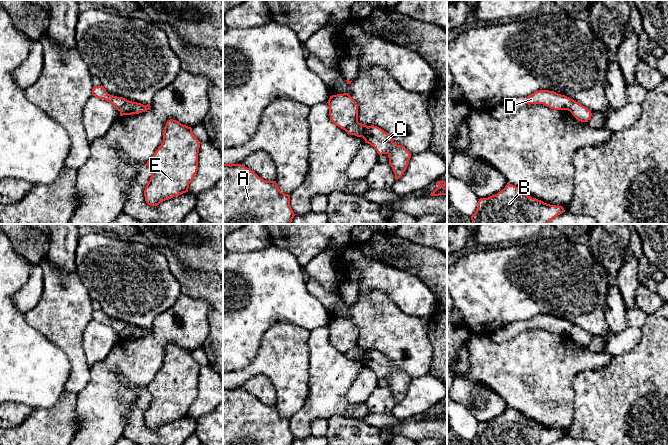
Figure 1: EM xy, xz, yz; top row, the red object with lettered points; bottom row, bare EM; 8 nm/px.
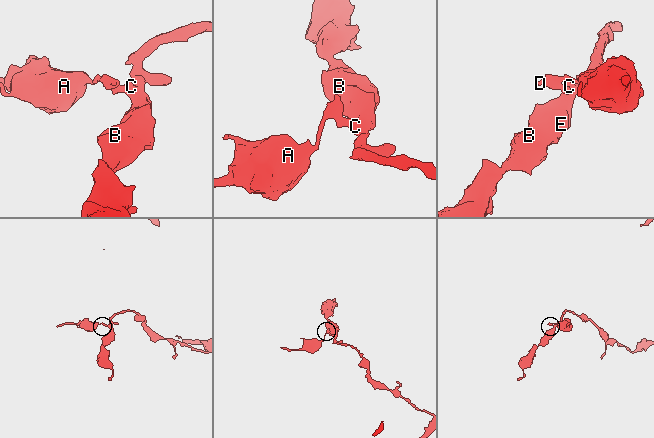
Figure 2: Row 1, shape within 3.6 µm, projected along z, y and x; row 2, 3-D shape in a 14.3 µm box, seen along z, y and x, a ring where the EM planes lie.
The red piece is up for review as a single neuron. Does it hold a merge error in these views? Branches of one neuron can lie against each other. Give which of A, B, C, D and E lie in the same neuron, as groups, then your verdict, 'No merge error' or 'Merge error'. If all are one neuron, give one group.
Groups: A D / B C E. Merge error

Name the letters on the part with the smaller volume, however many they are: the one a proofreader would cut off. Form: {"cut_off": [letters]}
{"cut_off": ["A", "D"]}

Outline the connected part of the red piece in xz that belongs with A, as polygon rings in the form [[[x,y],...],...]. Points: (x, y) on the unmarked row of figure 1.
[[[223,388],[223,445],[292,445],[295,438],[290,430],[290,419],[280,415],[276,405],[266,405],[241,388]]]

